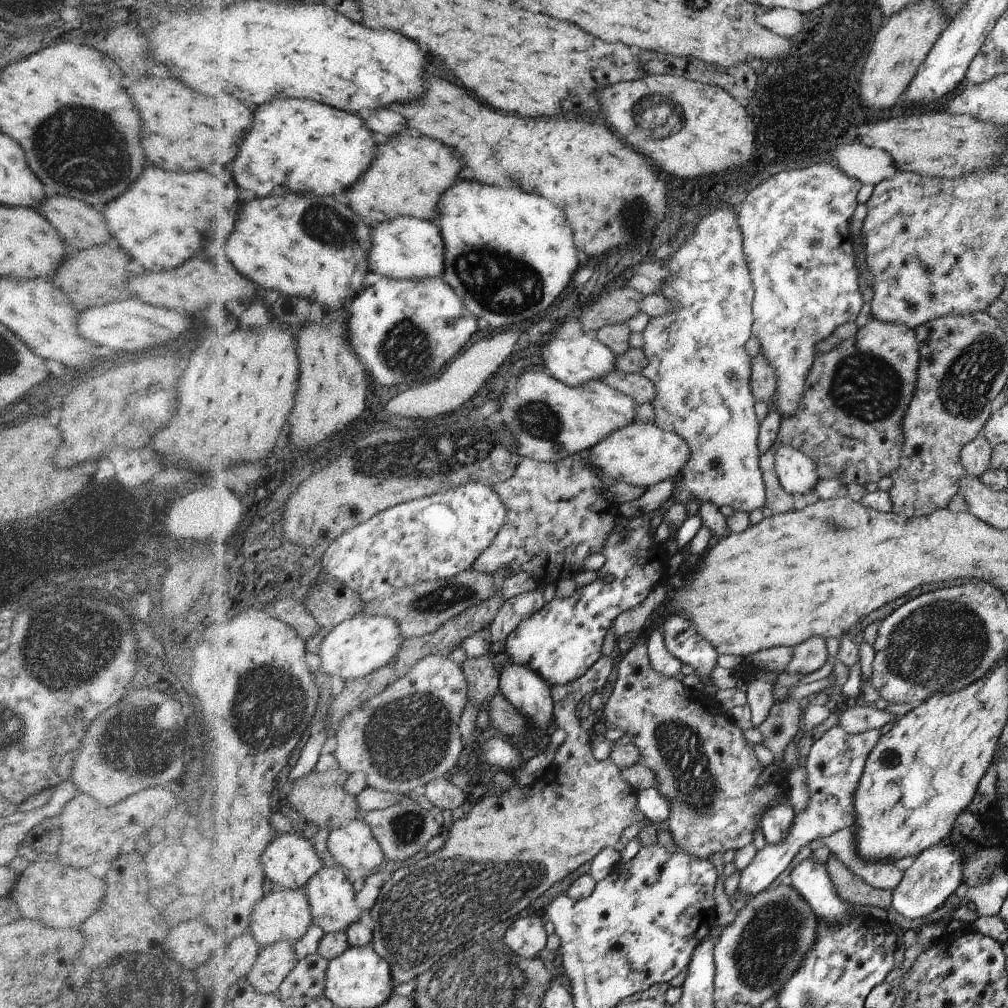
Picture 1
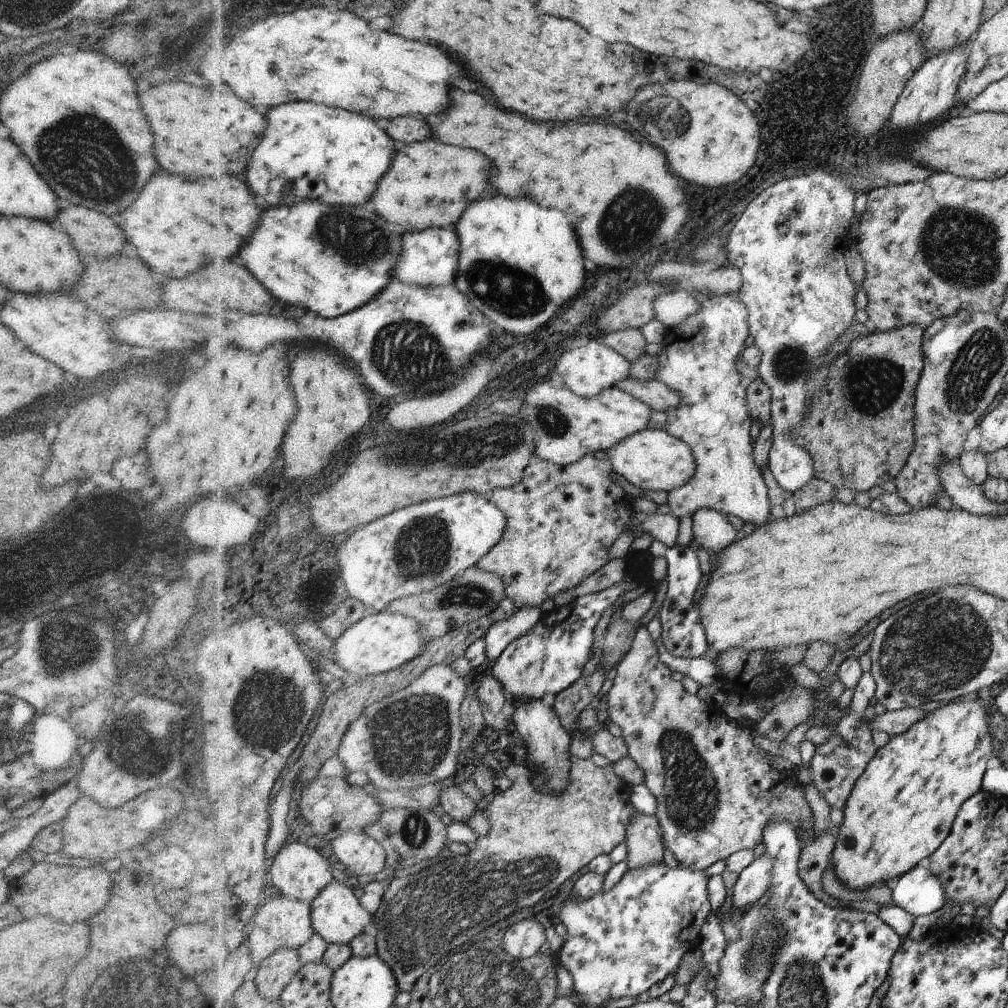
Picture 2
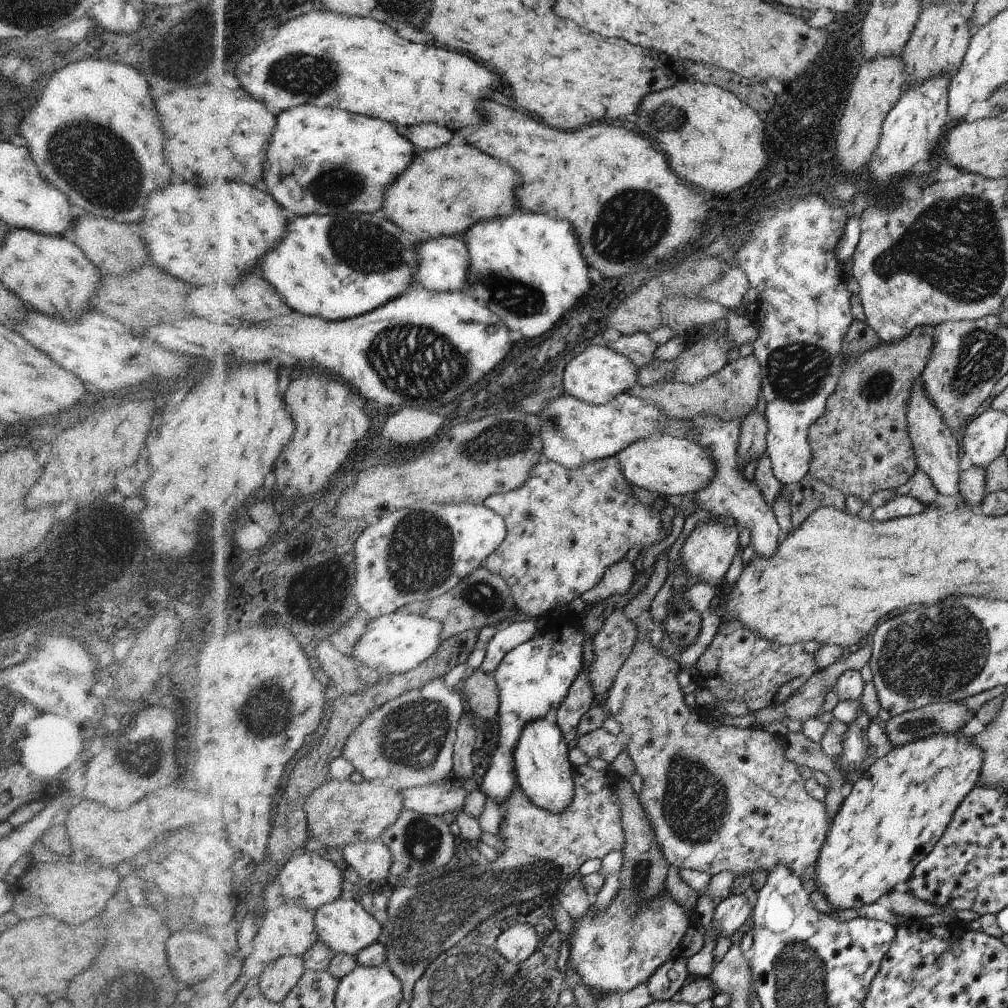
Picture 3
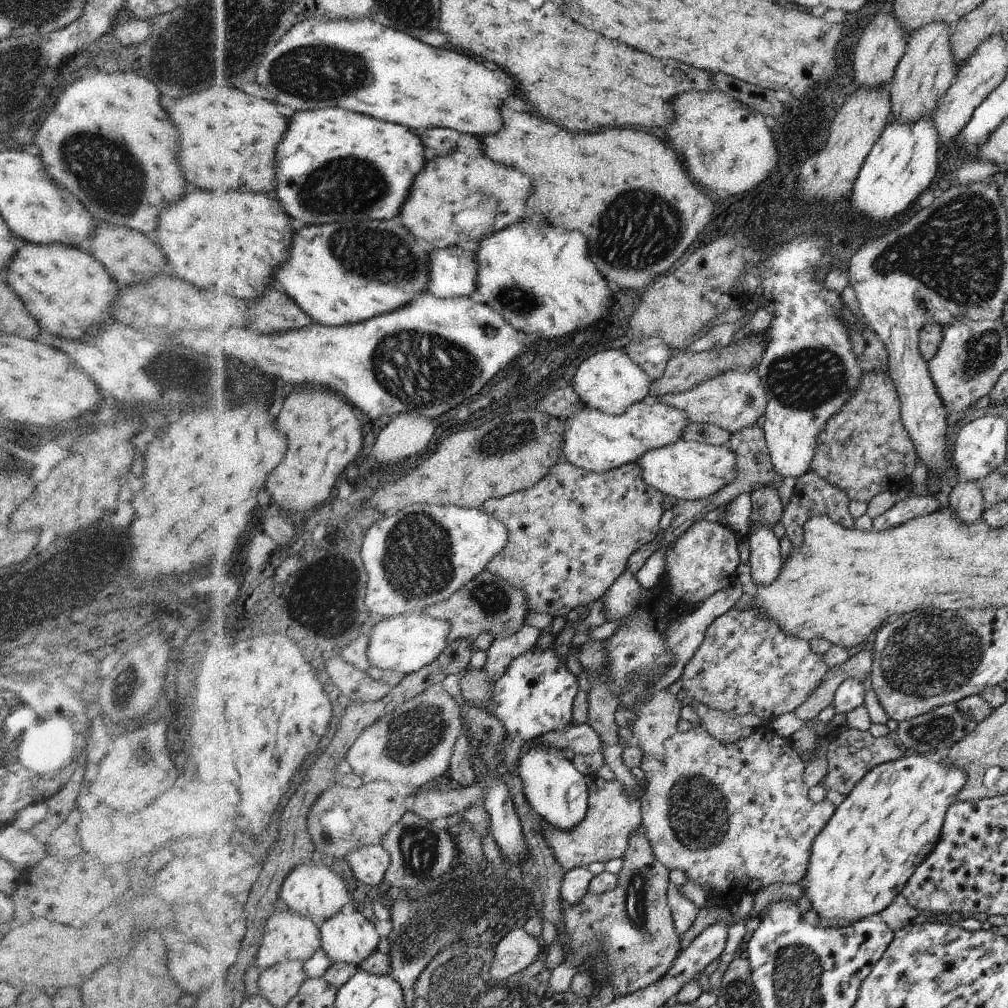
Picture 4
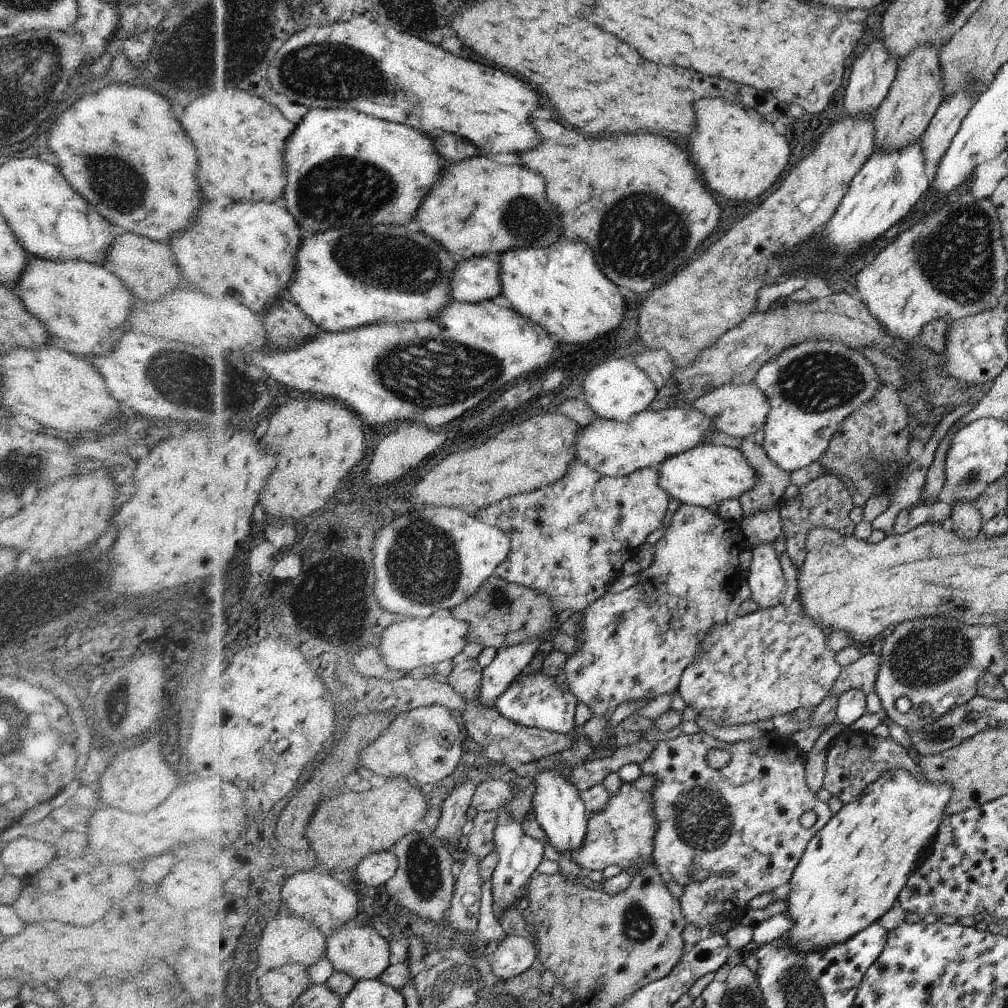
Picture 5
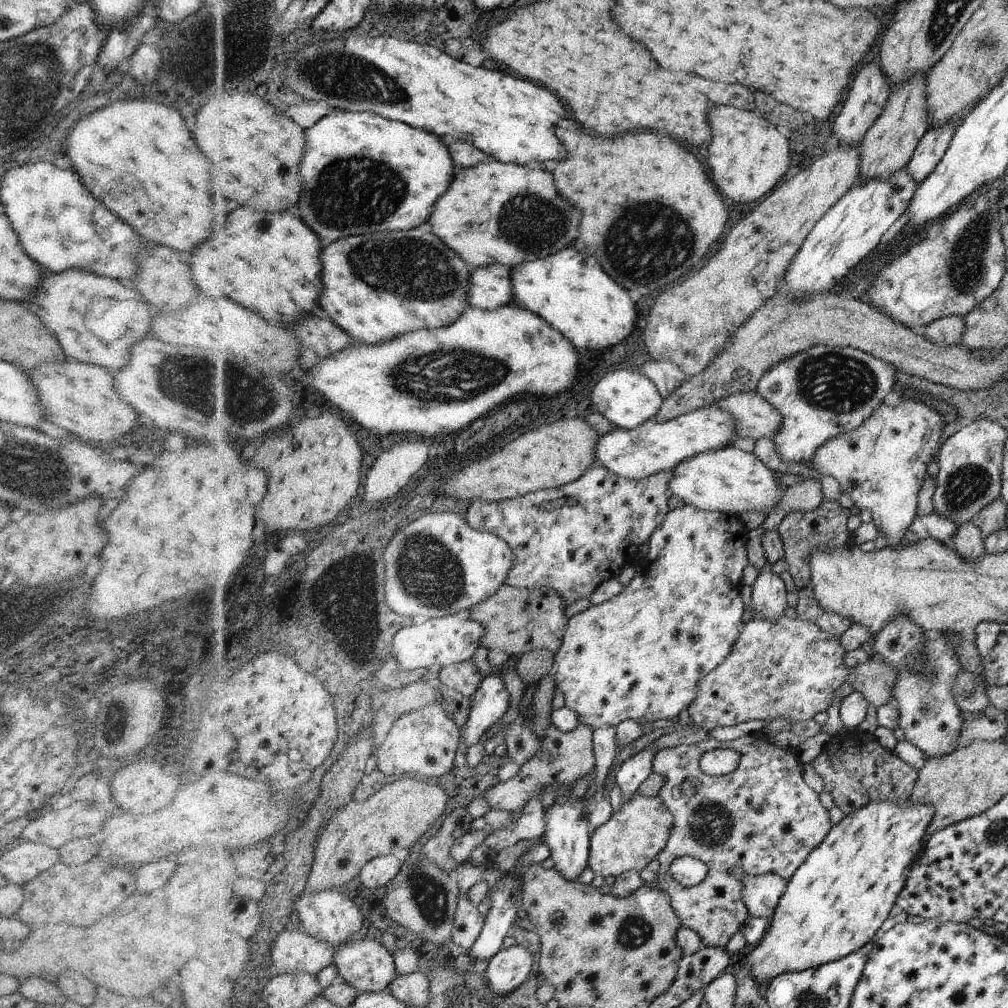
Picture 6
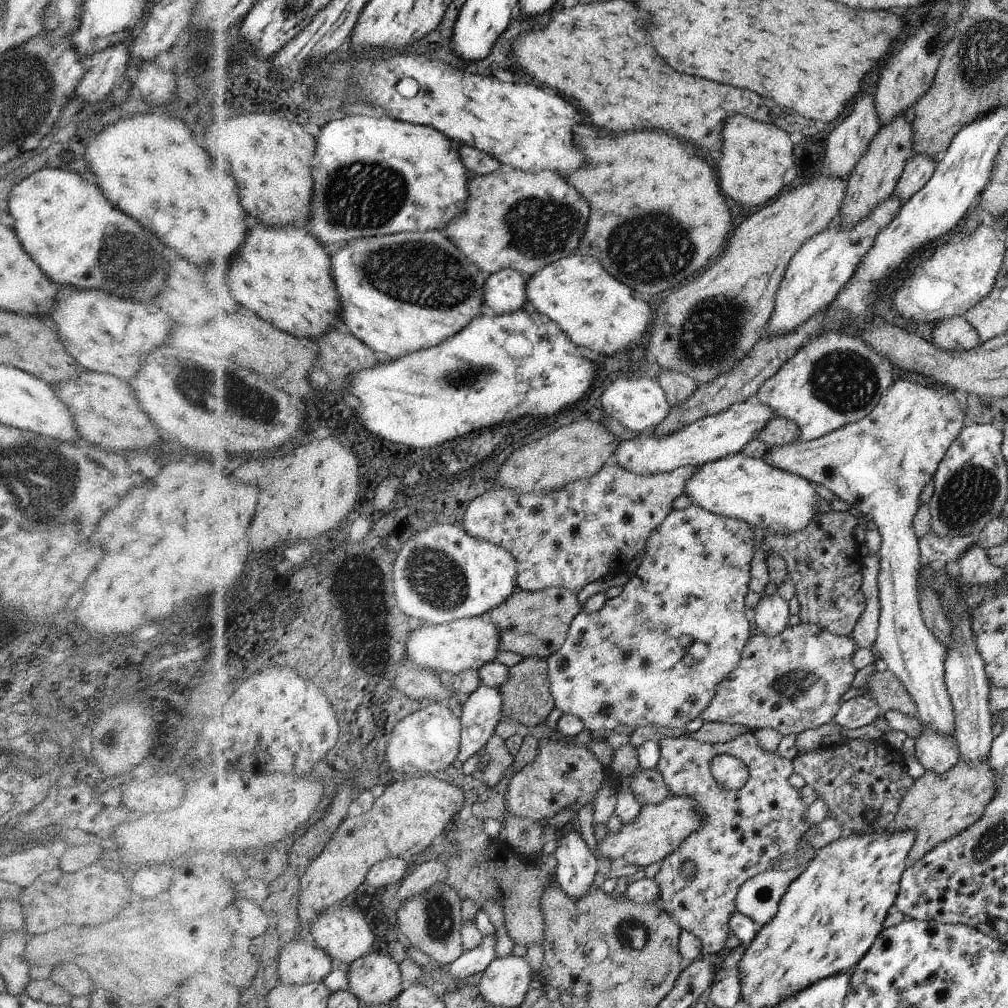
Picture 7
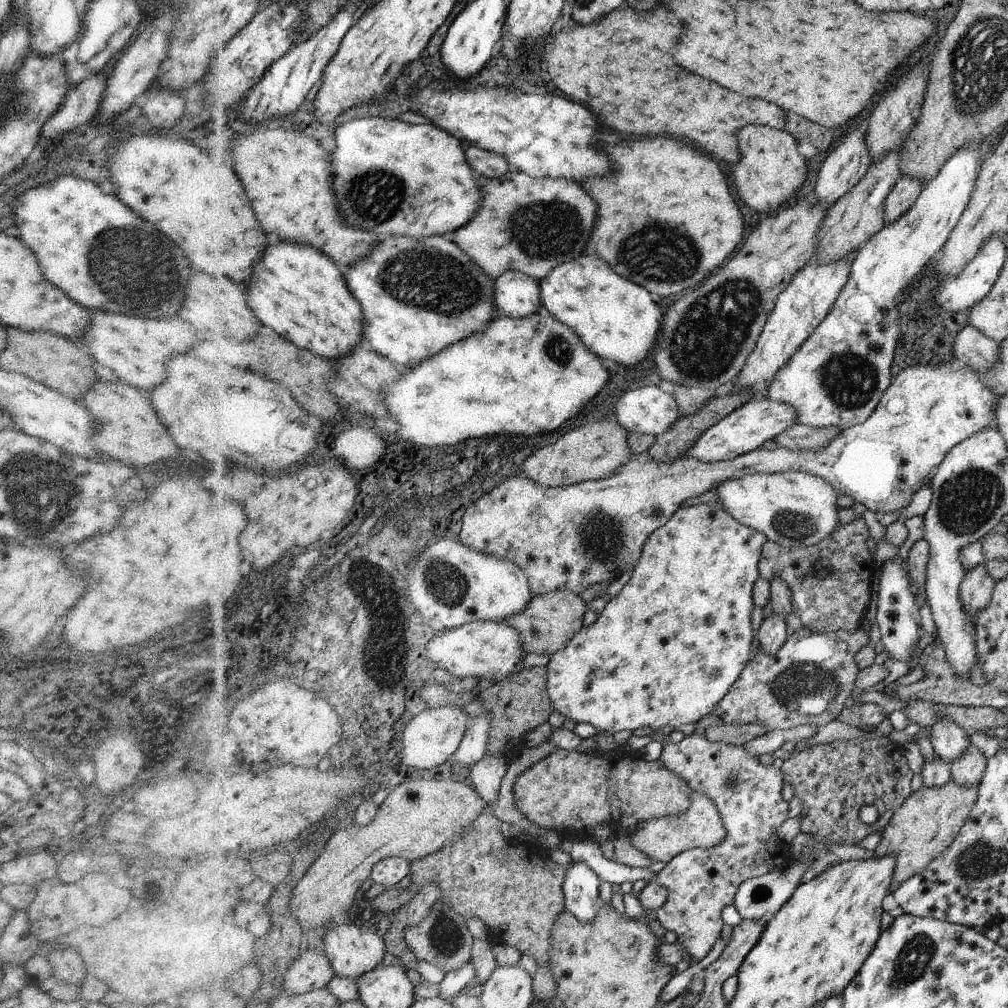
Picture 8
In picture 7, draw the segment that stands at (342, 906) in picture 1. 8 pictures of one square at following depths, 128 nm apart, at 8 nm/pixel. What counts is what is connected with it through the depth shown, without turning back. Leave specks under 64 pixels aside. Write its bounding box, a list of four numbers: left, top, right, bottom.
[349,952,406,1006]

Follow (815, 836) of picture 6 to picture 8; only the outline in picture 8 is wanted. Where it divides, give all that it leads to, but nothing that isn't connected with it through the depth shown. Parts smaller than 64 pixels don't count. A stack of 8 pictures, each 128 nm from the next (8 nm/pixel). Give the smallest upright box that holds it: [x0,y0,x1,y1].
[655,730,790,961]

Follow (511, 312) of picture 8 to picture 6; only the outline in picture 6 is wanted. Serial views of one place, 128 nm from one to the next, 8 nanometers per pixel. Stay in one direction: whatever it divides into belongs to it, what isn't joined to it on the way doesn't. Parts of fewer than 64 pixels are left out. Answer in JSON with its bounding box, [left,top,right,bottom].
[470,264,514,310]

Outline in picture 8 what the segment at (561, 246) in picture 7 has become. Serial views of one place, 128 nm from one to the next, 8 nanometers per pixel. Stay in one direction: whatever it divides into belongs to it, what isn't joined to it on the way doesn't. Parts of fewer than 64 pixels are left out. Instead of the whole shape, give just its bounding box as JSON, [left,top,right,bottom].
[454,169,596,281]

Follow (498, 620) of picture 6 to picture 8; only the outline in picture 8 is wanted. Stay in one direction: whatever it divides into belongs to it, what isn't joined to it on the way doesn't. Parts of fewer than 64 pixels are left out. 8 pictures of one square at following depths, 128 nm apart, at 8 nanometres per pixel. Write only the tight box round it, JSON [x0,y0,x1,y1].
[503,590,587,655]

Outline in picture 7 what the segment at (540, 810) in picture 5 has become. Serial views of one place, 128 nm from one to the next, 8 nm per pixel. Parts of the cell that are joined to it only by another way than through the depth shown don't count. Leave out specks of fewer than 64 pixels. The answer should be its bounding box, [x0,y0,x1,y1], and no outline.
[553,830,596,902]

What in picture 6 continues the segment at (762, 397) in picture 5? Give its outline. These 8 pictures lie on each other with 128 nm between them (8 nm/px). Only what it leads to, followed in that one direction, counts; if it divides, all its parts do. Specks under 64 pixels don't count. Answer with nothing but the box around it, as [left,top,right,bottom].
[714,391,782,439]

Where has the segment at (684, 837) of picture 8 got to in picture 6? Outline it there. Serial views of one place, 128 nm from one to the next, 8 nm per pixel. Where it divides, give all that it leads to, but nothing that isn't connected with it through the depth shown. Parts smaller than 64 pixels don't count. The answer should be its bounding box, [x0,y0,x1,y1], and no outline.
[590,792,675,876]

